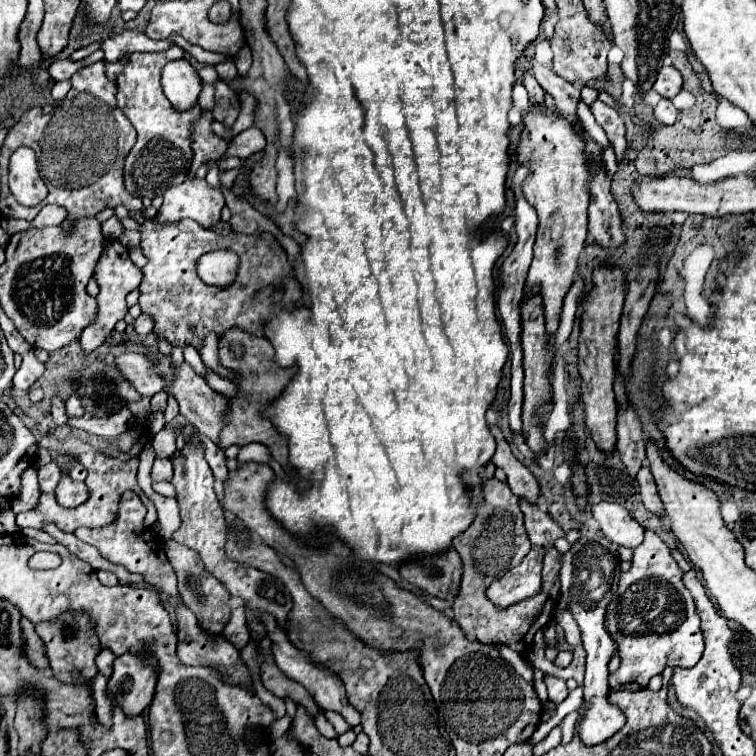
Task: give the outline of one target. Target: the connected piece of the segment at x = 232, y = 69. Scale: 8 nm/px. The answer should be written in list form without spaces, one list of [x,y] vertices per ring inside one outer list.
[[[226,60],[226,62],[222,62],[222,64],[216,65],[215,68],[222,80],[234,80],[234,78],[238,76],[235,63],[230,62],[230,60]]]

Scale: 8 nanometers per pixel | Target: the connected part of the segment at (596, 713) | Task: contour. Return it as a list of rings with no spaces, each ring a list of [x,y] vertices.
[[[562,590],[562,600],[568,604],[566,608],[572,612],[576,624],[580,626],[582,632],[582,642],[586,650],[586,680],[584,680],[584,706],[580,708],[582,722],[580,722],[580,738],[586,744],[598,744],[606,738],[610,738],[622,724],[626,722],[622,712],[614,708],[606,698],[608,698],[608,662],[616,654],[616,640],[610,636],[610,632],[604,626],[606,614],[584,614],[584,606],[576,602],[576,596],[570,594],[570,590]]]

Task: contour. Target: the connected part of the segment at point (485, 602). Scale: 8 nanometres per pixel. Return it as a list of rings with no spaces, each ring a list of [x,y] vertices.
[[[484,480],[482,482],[482,500],[480,510],[470,524],[468,530],[458,534],[452,542],[456,552],[462,558],[464,572],[460,590],[454,598],[454,620],[460,624],[464,634],[472,640],[484,642],[484,644],[504,644],[514,646],[518,642],[524,642],[524,648],[532,644],[532,632],[540,628],[540,614],[542,606],[546,604],[552,586],[558,578],[558,550],[556,546],[550,546],[550,550],[544,556],[544,572],[542,572],[542,588],[536,596],[528,600],[520,600],[508,608],[498,608],[488,596],[486,590],[492,582],[502,578],[510,568],[518,566],[524,556],[530,550],[530,540],[524,530],[524,516],[518,506],[518,498],[510,492],[506,482],[500,480]]]

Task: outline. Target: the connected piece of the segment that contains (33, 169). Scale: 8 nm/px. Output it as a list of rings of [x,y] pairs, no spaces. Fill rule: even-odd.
[[[18,148],[10,158],[10,176],[8,184],[14,198],[22,206],[34,206],[46,198],[46,184],[38,174],[36,158],[32,148]]]

